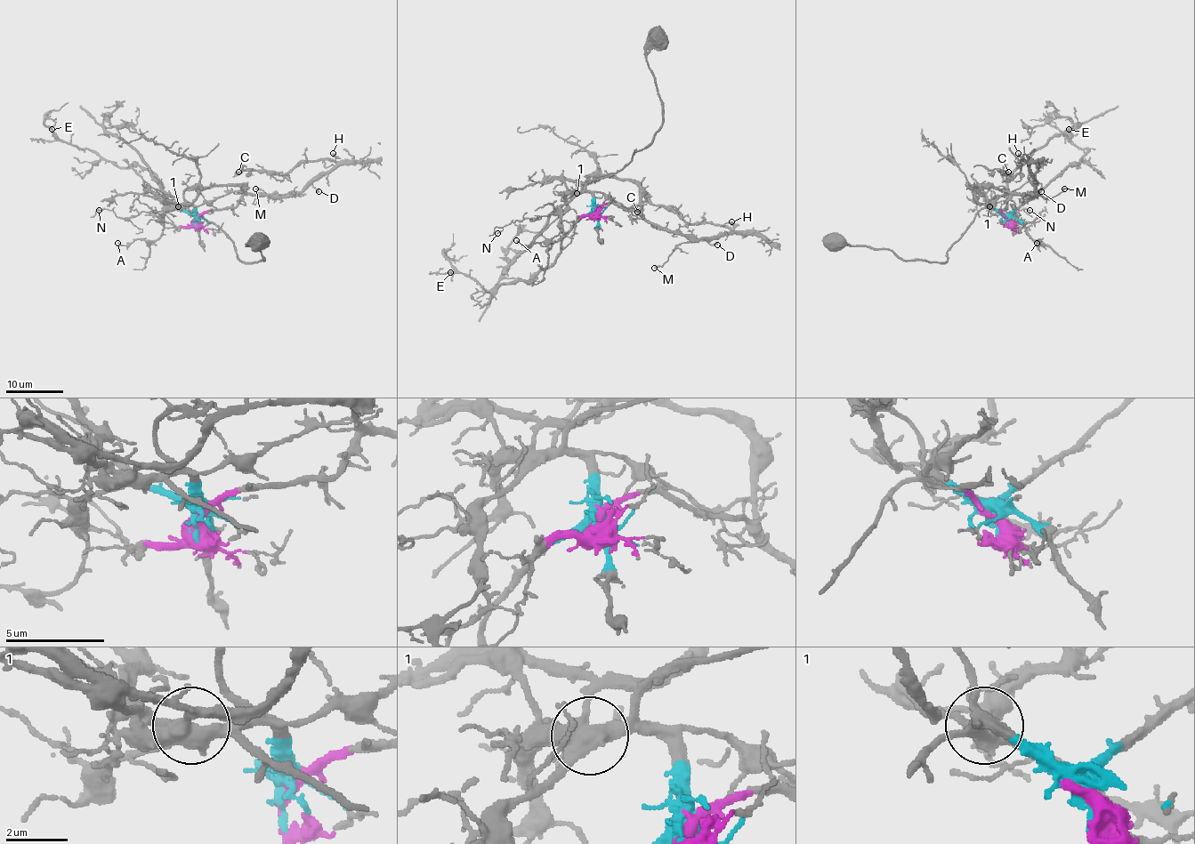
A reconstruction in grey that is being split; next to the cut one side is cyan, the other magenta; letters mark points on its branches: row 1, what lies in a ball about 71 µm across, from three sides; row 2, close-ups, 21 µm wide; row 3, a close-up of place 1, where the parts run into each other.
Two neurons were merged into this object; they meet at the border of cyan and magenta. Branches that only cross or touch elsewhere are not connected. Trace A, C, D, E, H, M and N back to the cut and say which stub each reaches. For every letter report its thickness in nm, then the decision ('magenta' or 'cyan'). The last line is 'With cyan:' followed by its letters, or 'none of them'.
A: 120 nm | cyan
C: 110 nm | magenta
D: 140 nm | magenta
E: 90 nm | cyan
H: 130 nm | magenta
M: 170 nm | magenta
N: 100 nm | cyan
With cyan: A, E, N

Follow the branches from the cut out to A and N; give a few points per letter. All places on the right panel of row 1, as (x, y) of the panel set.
A: (1008, 221), (989, 206), (1024, 228), (1037, 242)
N: (1008, 221), (989, 206), (998, 212), (1013, 212), (1014, 218), (1021, 209), (1030, 211)

